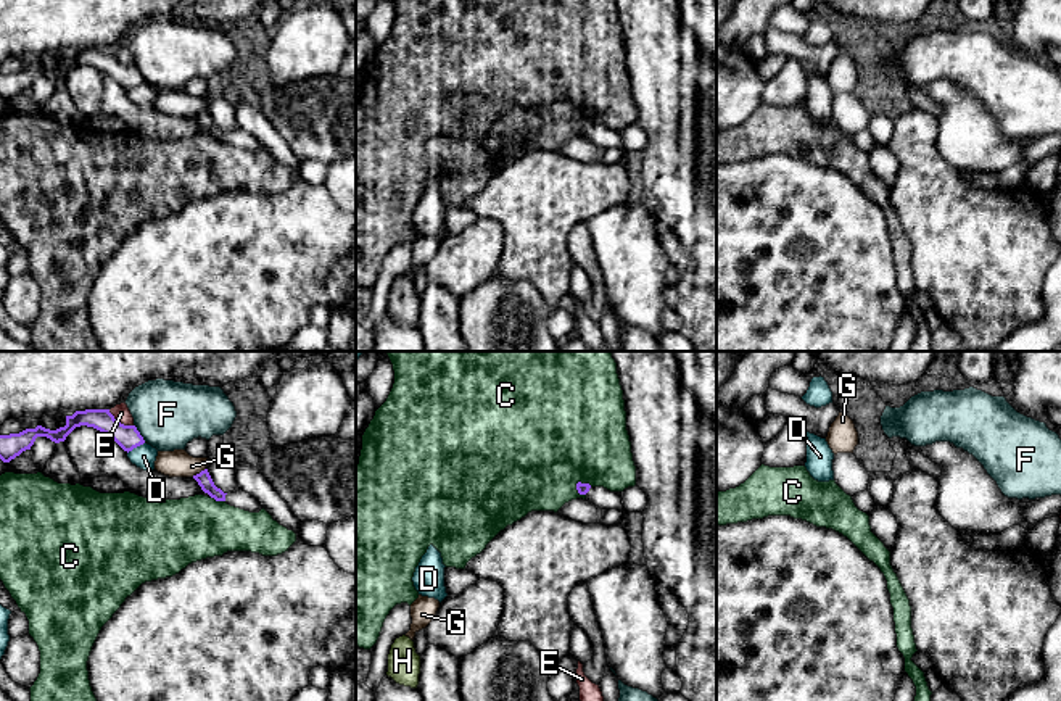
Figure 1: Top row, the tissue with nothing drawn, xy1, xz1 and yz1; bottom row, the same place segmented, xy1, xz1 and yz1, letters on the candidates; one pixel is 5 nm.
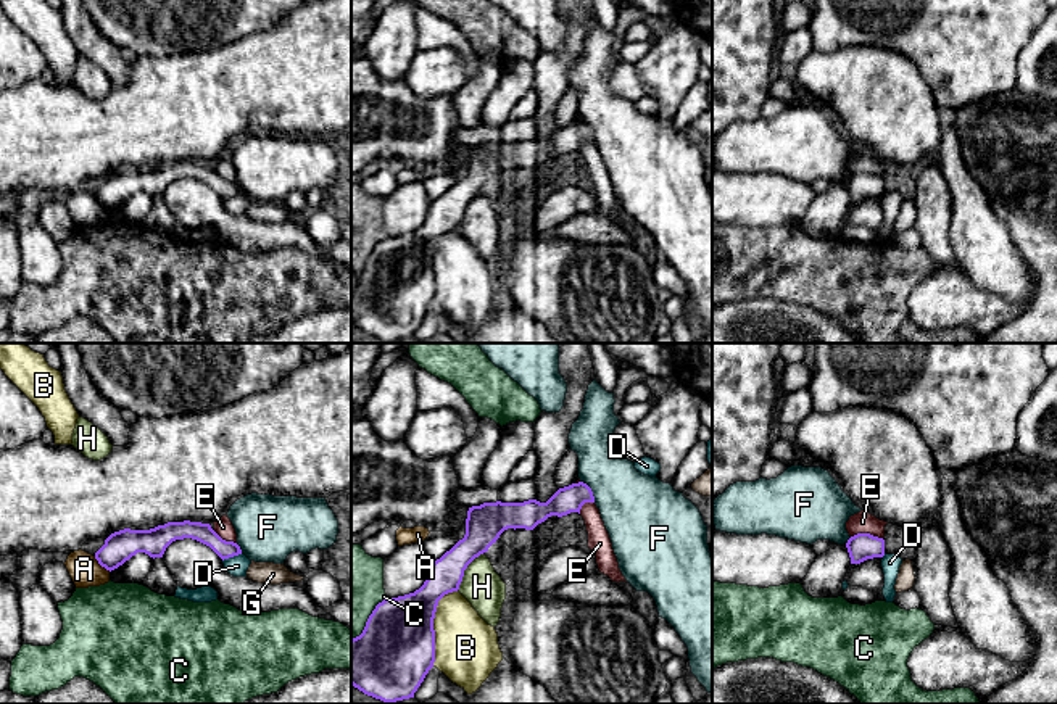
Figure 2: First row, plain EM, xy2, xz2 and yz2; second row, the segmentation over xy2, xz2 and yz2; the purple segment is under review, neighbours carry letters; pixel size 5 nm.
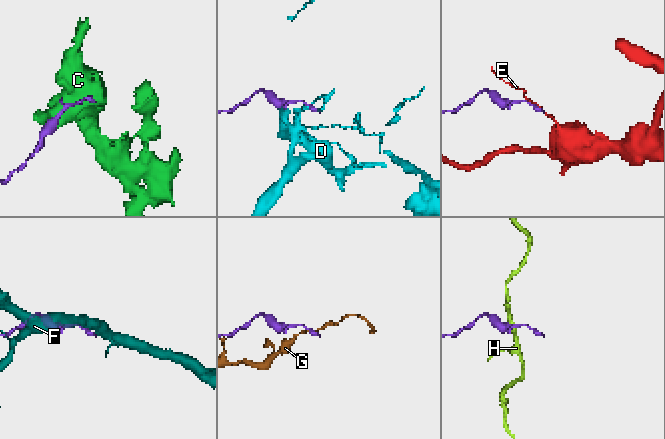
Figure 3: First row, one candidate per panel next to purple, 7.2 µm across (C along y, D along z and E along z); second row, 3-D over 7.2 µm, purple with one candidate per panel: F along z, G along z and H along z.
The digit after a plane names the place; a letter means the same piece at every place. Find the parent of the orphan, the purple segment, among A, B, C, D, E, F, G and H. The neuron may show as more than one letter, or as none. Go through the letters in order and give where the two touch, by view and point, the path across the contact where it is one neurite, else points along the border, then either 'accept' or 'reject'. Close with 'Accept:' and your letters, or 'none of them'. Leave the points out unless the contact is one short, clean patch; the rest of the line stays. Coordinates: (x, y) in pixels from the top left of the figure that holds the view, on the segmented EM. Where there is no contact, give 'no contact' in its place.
A: xy2 (102, 566) | along xy2 (94, 556), (110, 571) | reject
B: xz2 (432, 625) | reject
C: xy1 (218, 500) | reject
D: xy2 (231, 556) | reject
E: yz2 (867, 534) | along yz2 (851, 535), (872, 534), (882, 538) | reject
F: xz2 (590, 490) | along xz2 (580, 480), (590, 488), (595, 501) | reject
G: xy1 (200, 472) | along xy1 (205, 468), (192, 476) | reject
H: xz2 (464, 569) | along xz2 (482, 553), (468, 566), (456, 590) | reject
Accept: none of them

